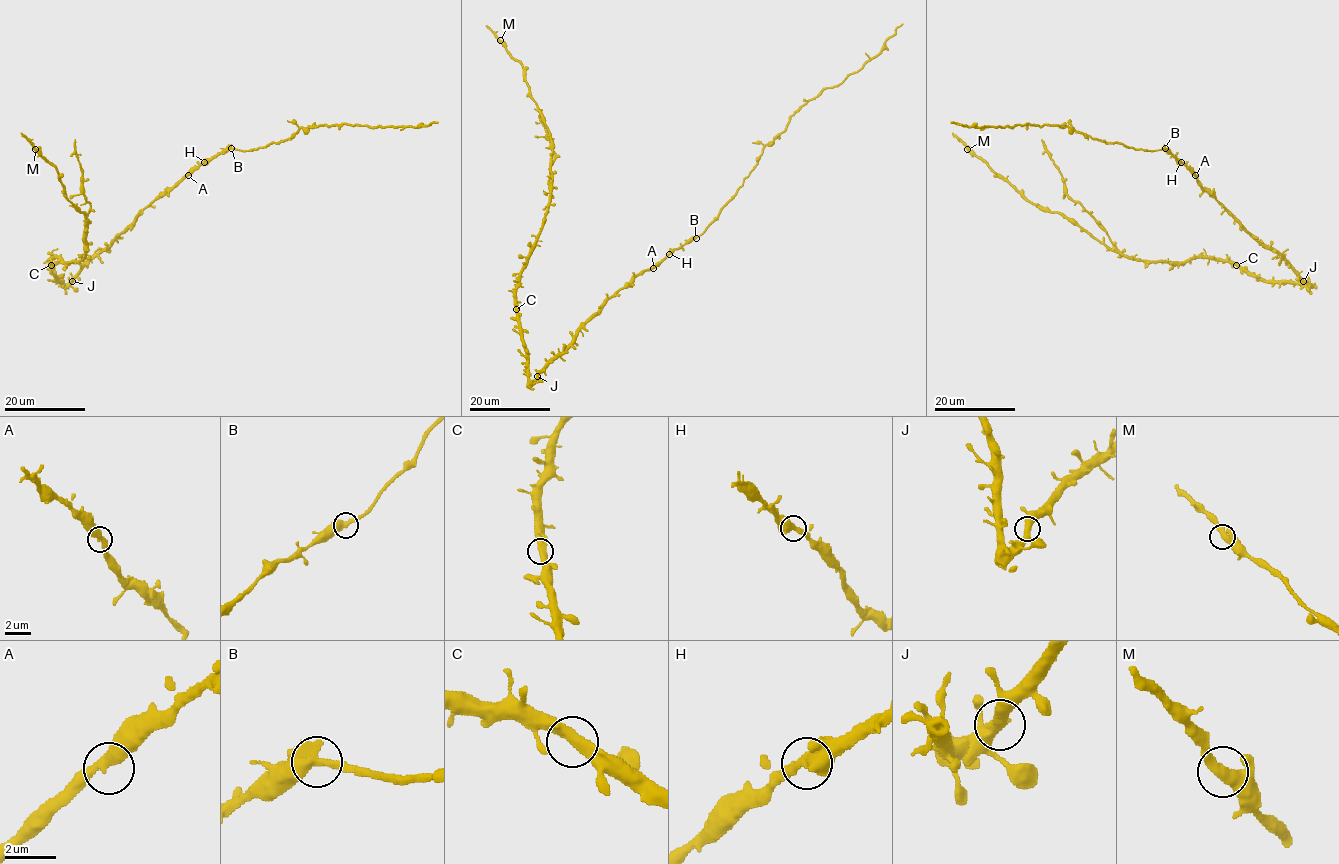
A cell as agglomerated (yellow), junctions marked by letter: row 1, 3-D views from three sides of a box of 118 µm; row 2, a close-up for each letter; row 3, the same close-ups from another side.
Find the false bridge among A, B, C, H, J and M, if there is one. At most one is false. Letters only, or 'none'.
B

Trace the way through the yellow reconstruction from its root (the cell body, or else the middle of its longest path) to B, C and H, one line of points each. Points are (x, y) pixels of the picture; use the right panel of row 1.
B: (1269, 247), (1264, 247), (1165, 148)
C: (1269, 247), (1307, 287), (1262, 280), (1236, 265)
H: (1269, 247), (1264, 247), (1181, 162)

